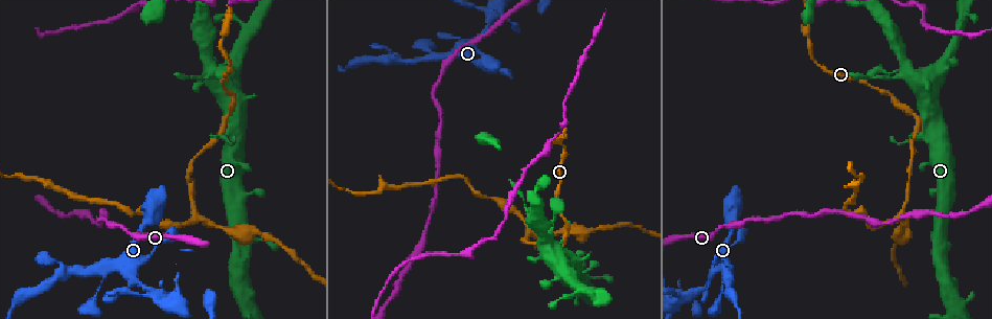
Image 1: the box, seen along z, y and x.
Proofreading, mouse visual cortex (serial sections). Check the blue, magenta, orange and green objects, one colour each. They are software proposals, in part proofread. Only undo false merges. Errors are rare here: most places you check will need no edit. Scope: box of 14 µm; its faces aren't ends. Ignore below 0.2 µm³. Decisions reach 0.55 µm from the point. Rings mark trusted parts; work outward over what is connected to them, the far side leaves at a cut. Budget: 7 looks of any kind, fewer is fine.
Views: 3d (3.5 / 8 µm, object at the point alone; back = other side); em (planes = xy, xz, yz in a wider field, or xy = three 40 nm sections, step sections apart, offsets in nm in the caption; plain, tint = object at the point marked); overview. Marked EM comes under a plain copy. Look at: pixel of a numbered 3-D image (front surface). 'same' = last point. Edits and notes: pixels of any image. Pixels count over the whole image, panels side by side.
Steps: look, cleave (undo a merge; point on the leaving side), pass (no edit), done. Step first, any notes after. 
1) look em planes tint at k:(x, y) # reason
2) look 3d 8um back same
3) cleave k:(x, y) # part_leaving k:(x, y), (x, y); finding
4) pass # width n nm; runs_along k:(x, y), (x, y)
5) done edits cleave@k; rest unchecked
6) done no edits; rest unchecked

look 3d 3.5um at 1:(706, 283) # thin neck

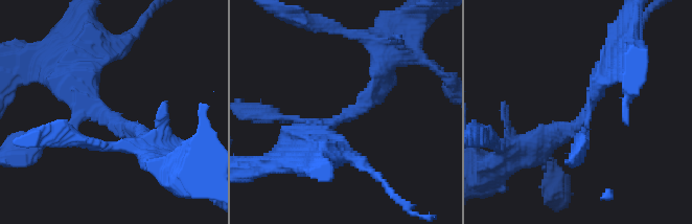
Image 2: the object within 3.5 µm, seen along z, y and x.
look em xy step 2 tint at 2:(339, 120) # shape alone is not enough

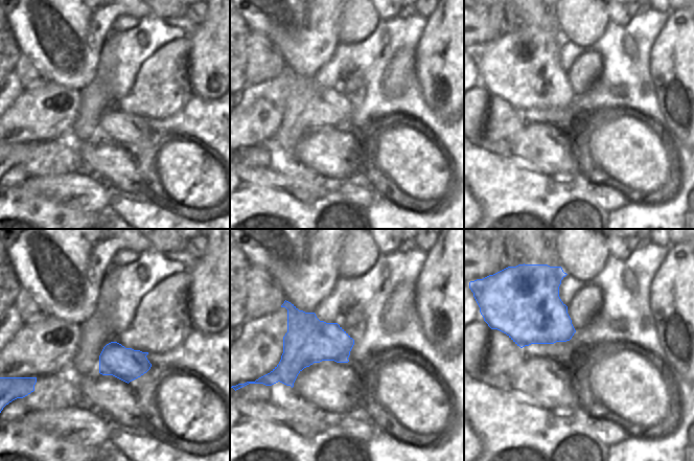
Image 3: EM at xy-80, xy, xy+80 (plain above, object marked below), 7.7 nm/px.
pass # runs_along 2:(612, 58), (580, 119), (543, 141); all the same cell

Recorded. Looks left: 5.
look 3d 3.5um back at 1:(530, 234) # three-way junction

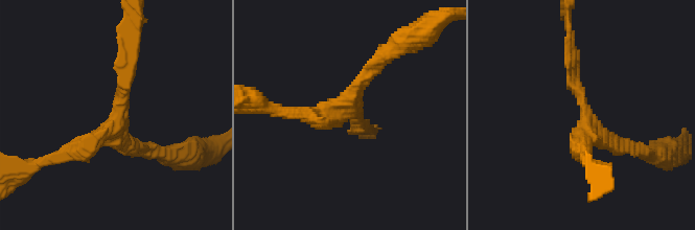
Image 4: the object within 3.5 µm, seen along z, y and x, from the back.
look em xy step 5 tint at 4:(588, 118) # arms 3; arm_widths 200, 200, 250 nm; now the EM

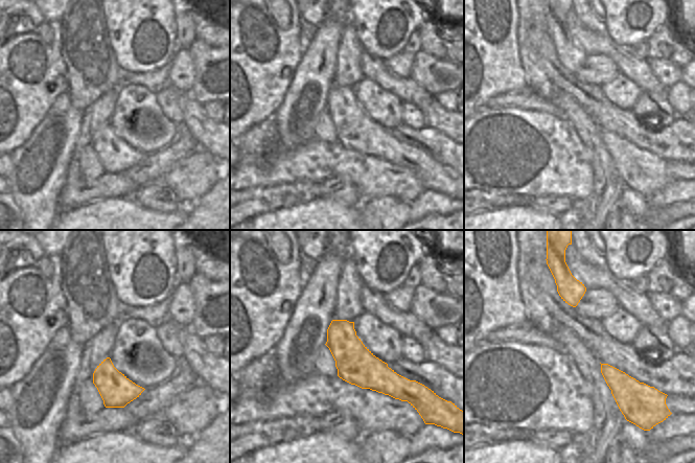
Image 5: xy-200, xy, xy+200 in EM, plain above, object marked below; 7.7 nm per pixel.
pass # width 300 nm; runs_along 4:(131, 56), (118, 120), (64, 156); all the same cell

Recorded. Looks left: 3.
look 3d 3.5um at 1:(925, 92) # sharp bend

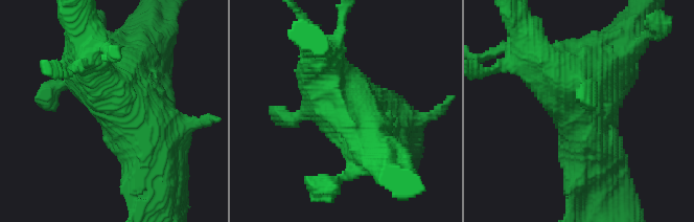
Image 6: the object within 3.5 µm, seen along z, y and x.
look em xy step 2 tint at 6:(123, 101) # now the EM

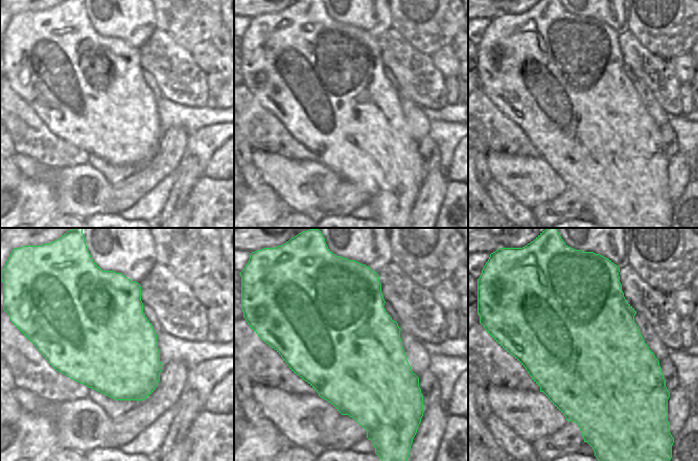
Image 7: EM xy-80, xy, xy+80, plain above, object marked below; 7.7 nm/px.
pass # runs_along 6:(155, 162), (148, 127), (88, 60); one cell here

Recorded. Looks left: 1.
done no edits; rest unchecked

